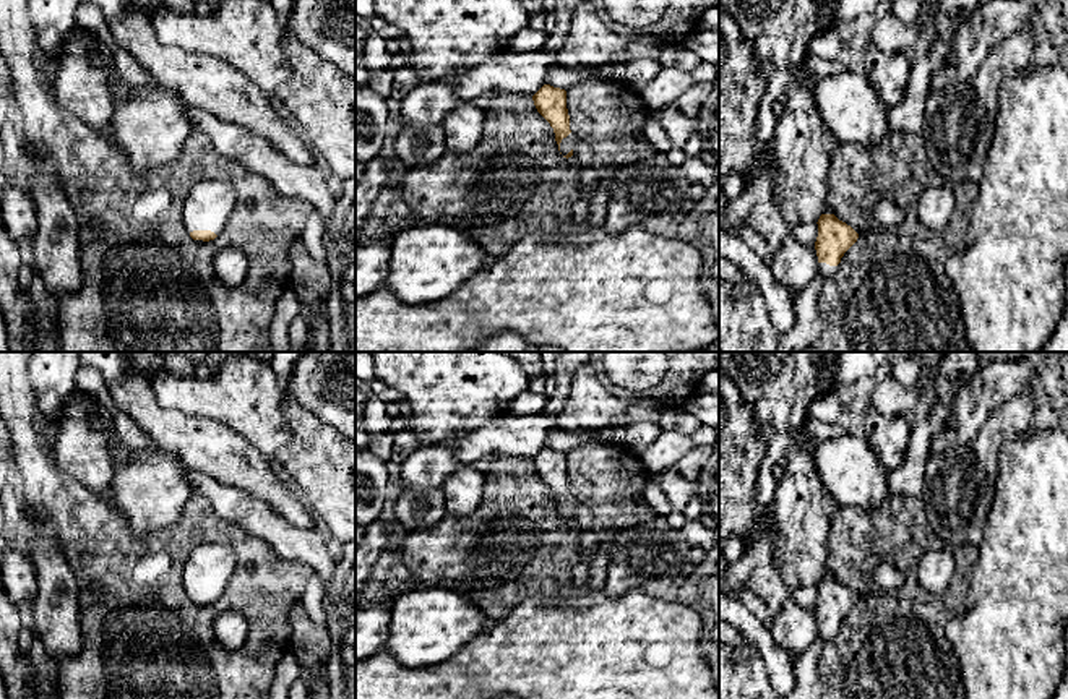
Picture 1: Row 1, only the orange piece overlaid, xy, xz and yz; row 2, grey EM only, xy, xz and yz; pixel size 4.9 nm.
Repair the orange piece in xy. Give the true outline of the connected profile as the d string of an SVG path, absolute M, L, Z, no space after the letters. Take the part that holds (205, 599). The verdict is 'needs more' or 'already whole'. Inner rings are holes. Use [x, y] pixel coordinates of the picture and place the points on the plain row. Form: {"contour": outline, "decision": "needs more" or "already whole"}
{"contour": "M224 543L195 547L183 568L183 587L193 603L214 603L232 577L237 556Z", "decision": "needs more"}

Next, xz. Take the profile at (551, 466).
{"contour": "M544 448L534 459L537 475L550 487L555 496L558 514L563 521L571 521L576 511L576 500L570 493L570 478L566 472L566 454Z", "decision": "needs more"}

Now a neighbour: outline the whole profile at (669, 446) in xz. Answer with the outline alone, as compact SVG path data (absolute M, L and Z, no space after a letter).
M675 430L661 431L638 459L651 475L656 475L667 467L674 467L693 448L695 444L690 436Z

